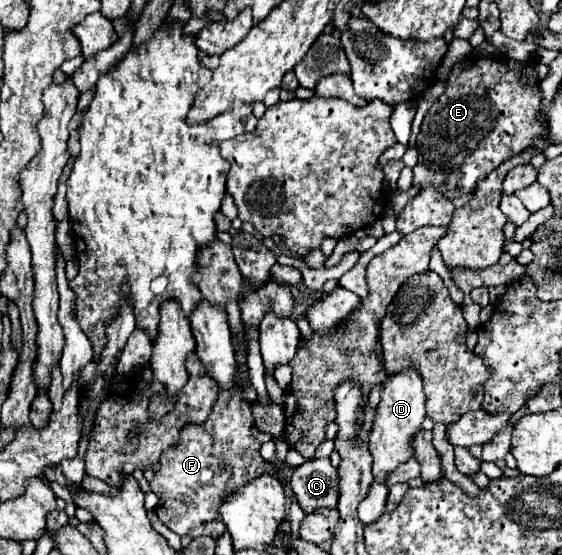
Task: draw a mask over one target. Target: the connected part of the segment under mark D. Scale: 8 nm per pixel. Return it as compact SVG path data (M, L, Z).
M408 368L408 372L398 372L396 376L390 376L384 382L382 398L378 404L378 414L374 418L374 426L370 432L370 454L374 456L372 474L378 482L386 482L388 476L406 460L414 456L414 438L422 428L422 422L426 418L426 396L422 392L422 380Z

